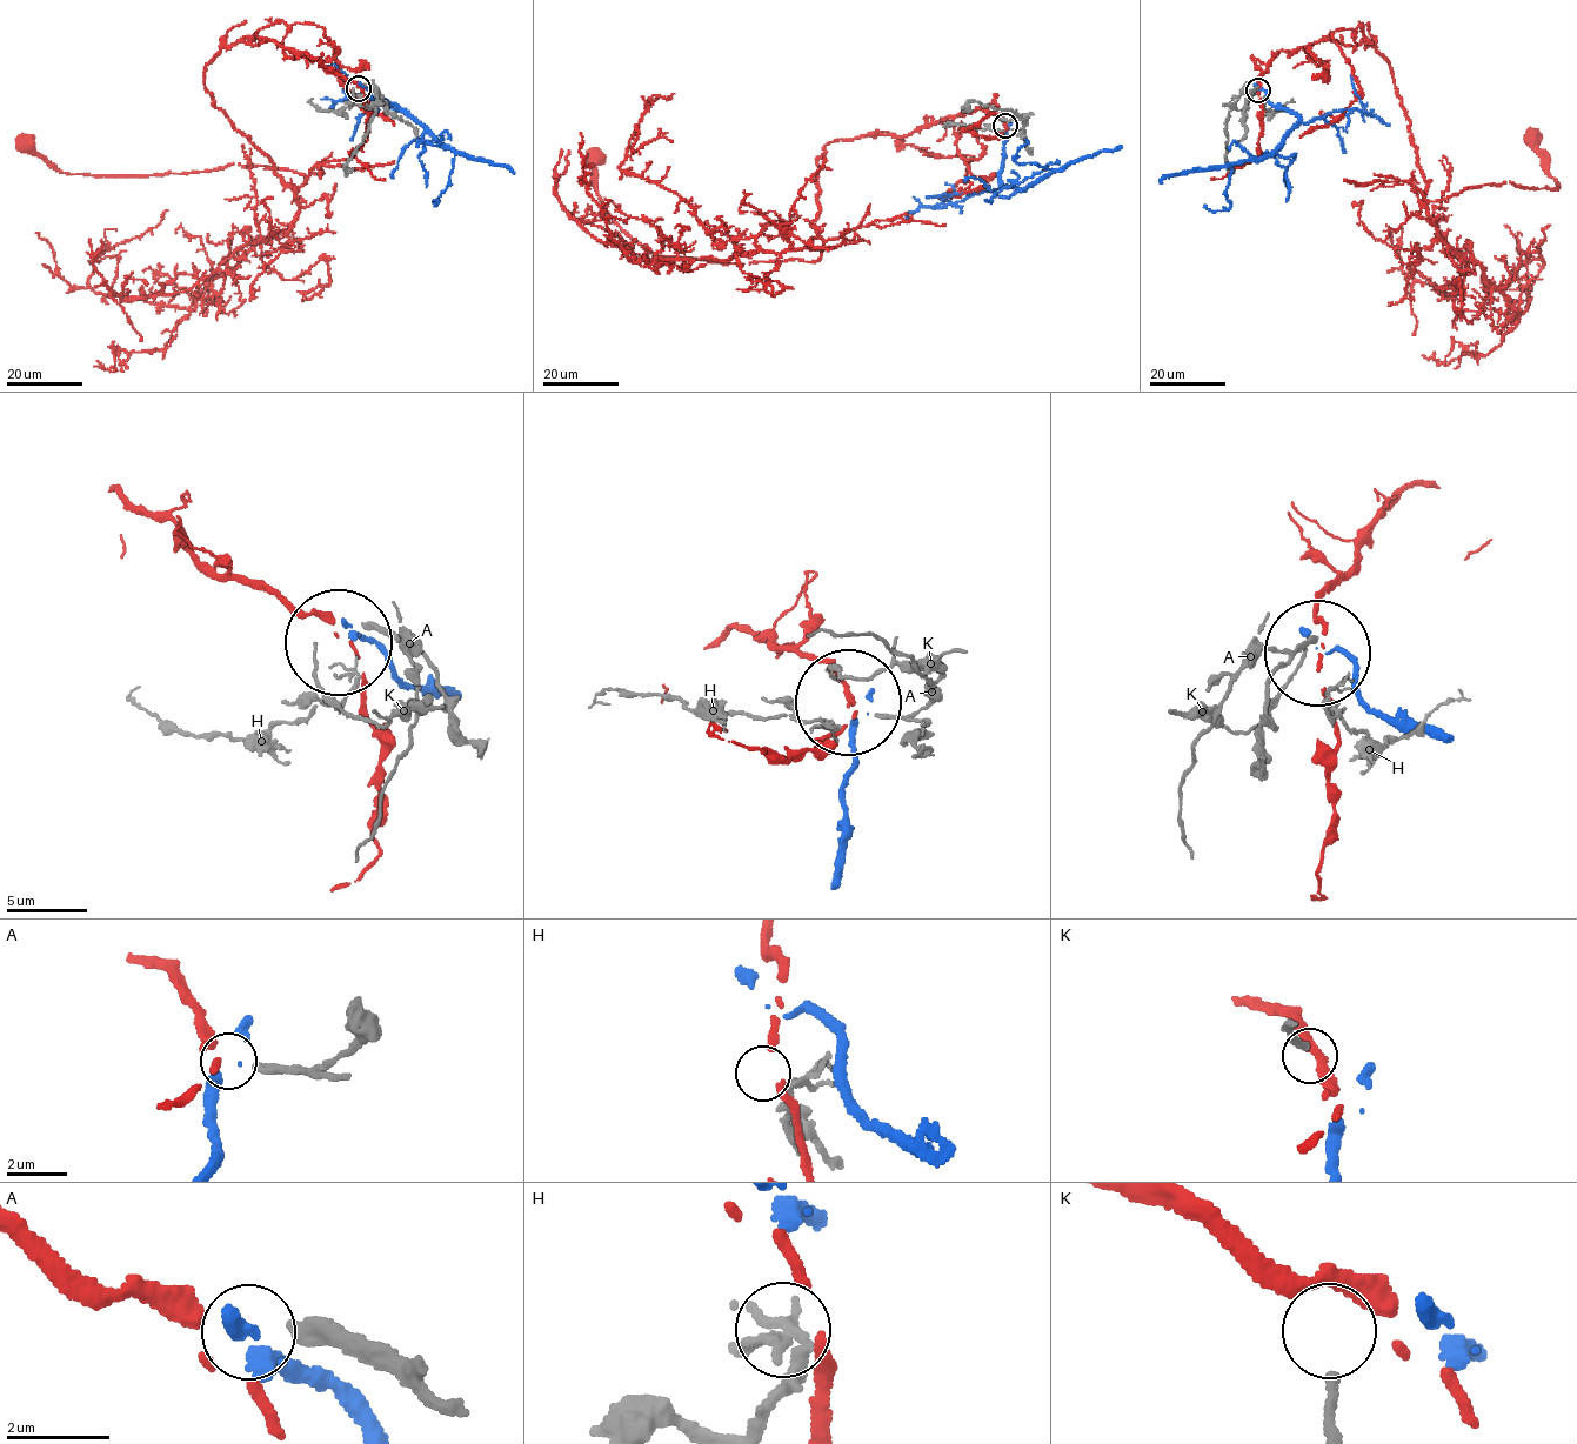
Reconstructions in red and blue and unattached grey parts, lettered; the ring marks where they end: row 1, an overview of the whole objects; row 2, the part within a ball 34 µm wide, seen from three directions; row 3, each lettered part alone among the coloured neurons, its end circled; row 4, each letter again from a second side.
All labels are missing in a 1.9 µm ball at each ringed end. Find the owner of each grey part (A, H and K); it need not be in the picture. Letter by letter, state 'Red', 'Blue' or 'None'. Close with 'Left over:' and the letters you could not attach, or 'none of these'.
A: Red
H: None
K: None
Left over: H, K

